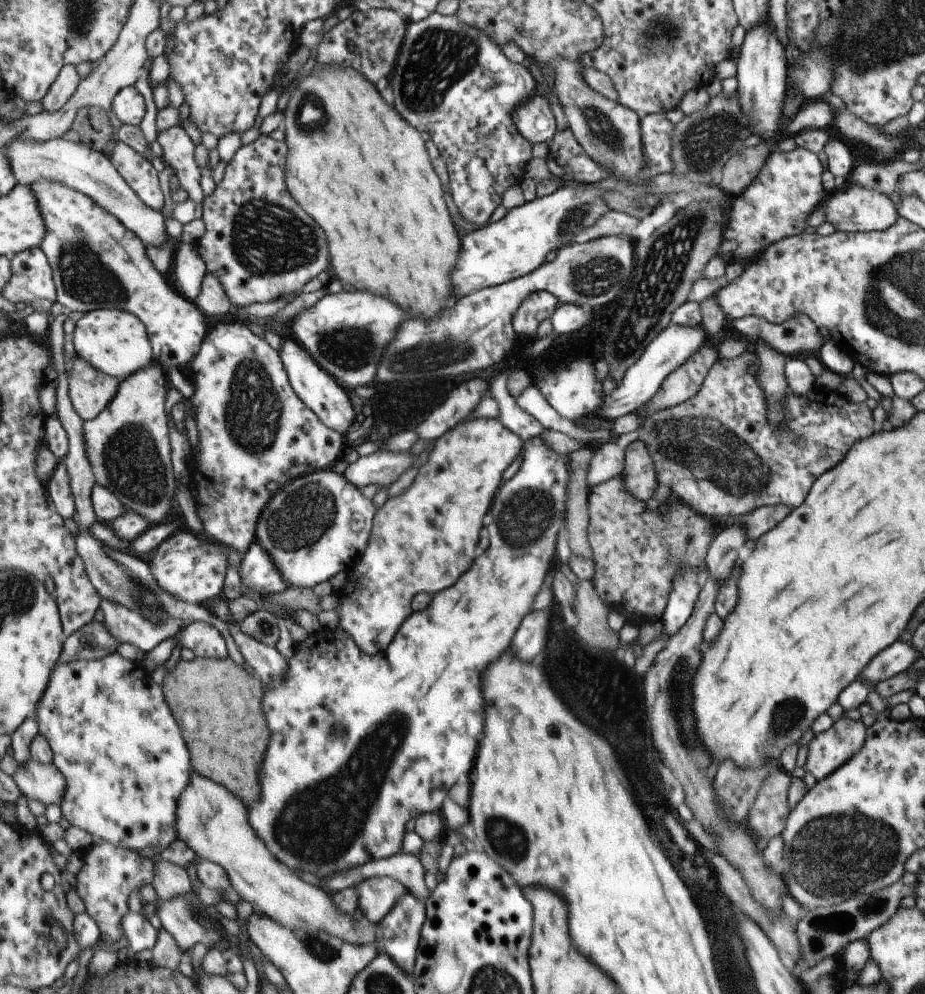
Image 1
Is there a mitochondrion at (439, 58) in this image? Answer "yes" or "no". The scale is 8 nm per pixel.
yes

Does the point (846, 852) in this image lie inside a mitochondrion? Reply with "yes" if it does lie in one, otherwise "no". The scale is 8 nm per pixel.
yes

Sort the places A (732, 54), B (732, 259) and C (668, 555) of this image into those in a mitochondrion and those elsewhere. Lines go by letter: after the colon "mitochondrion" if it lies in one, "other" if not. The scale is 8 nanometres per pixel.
A: other
B: other
C: mitochondrion

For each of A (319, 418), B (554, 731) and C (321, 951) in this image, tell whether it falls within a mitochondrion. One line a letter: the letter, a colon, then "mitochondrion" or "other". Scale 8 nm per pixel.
A: other
B: other
C: mitochondrion

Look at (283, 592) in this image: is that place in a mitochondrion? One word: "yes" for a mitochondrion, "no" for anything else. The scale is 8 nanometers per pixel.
no

